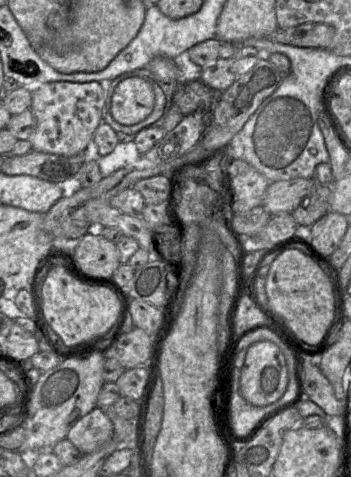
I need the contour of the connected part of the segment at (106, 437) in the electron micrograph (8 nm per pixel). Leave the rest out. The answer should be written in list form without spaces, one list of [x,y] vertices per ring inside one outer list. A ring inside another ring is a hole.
[[[95,407],[73,424],[66,438],[83,455],[86,455],[102,448],[113,439],[113,435],[111,420],[101,408]]]

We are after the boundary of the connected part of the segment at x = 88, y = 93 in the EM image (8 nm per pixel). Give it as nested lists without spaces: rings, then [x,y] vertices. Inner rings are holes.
[[[57,81],[31,89],[30,109],[37,119],[35,132],[29,138],[33,150],[63,156],[91,152],[94,133],[104,121],[106,83]]]

